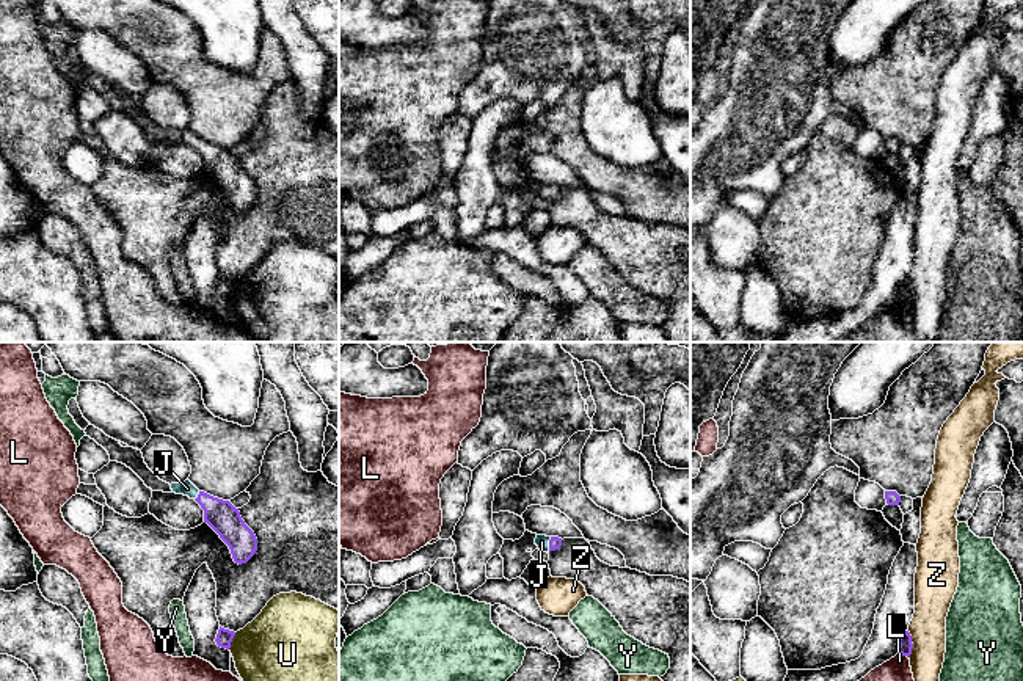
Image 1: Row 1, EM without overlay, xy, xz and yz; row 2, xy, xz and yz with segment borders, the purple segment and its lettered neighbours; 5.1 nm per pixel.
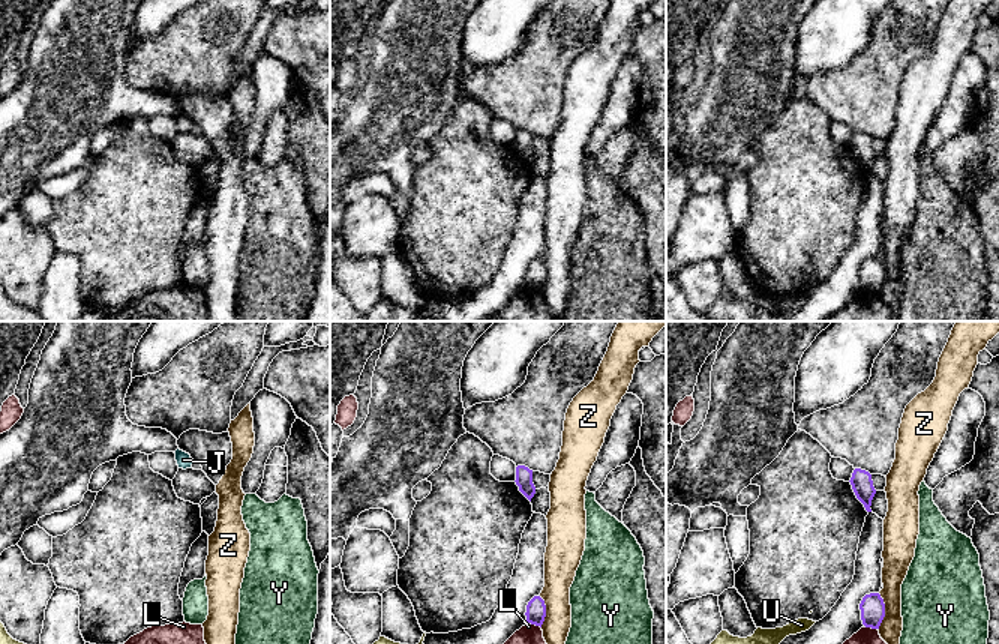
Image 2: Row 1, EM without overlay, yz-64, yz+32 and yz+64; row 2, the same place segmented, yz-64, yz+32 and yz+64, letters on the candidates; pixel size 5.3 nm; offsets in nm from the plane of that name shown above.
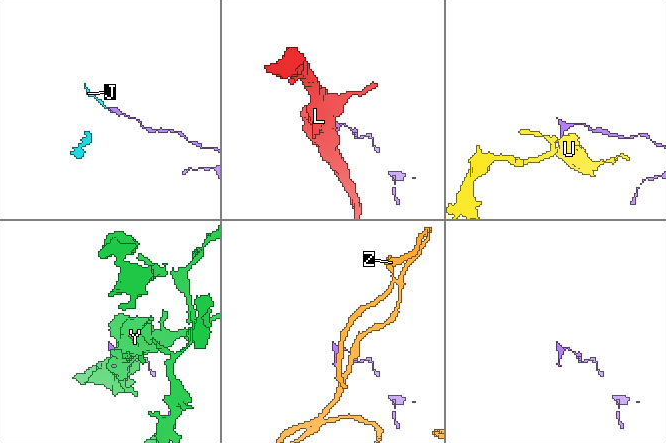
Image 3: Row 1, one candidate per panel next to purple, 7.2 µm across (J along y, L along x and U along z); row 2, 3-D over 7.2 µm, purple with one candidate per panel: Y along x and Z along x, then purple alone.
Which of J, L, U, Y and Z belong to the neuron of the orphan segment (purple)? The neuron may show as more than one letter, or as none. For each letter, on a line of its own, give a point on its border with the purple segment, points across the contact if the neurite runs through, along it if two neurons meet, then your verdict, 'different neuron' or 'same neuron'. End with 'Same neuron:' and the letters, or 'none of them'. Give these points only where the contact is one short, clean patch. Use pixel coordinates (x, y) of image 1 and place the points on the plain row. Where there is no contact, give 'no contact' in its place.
J: xz (549, 192) | across xz (554, 192), (549, 192), (542, 190) | same neuron
L: yz (902, 303) | along yz (898, 300), (907, 306) | different neuron
U: xy (231, 289) | along xy (236, 281), (228, 297) | different neuron
Y: yz (899, 294) | different neuron
Z: yz (912, 292) | along yz (907, 280), (912, 289), (912, 302), (909, 305) | different neuron
Same neuron: J

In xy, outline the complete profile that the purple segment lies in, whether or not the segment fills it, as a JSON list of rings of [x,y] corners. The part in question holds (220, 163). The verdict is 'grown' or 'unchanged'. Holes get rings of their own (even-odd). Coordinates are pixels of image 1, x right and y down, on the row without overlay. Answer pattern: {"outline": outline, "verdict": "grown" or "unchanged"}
{"outline": [[[190,129],[171,132],[176,143],[195,147],[204,158],[204,171],[207,171],[220,187],[229,195],[235,212],[246,212],[257,199],[257,187],[245,173],[238,157],[229,149],[213,146],[199,140]]], "verdict": "grown"}

